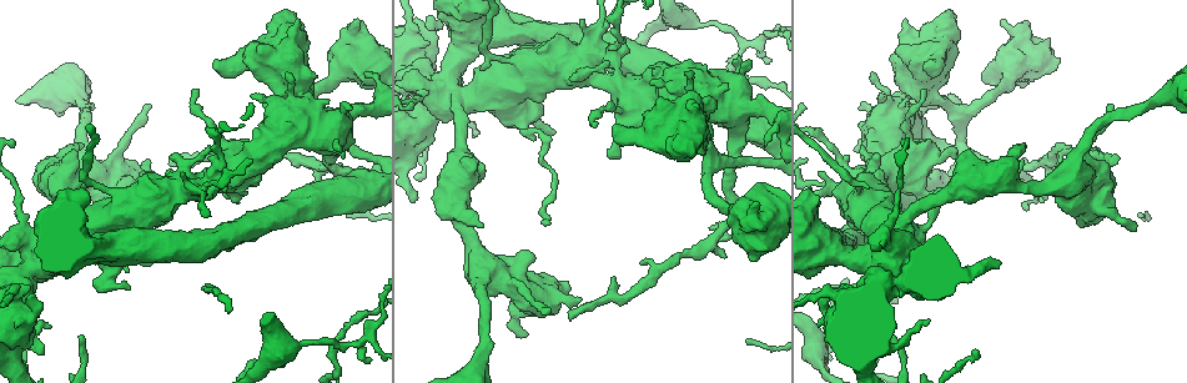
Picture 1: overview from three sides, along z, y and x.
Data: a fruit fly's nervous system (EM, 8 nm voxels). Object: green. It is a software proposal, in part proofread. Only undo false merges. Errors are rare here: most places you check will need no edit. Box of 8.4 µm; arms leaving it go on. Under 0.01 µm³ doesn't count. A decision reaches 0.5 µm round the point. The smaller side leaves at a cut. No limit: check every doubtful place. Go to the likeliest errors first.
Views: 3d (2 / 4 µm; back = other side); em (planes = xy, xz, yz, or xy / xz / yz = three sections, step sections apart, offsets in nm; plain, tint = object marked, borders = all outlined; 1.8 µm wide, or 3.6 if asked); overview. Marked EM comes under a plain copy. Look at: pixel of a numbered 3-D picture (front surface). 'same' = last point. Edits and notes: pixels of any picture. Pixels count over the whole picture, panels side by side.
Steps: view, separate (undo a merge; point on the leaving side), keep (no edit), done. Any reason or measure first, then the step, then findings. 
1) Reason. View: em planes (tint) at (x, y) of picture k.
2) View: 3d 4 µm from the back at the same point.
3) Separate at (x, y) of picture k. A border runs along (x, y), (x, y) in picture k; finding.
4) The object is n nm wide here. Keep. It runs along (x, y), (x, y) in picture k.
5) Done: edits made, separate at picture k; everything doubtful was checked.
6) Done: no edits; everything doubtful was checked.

Thick turns thin. View: em 3.6 µm planes (tint) at (587, 76) of picture 1.

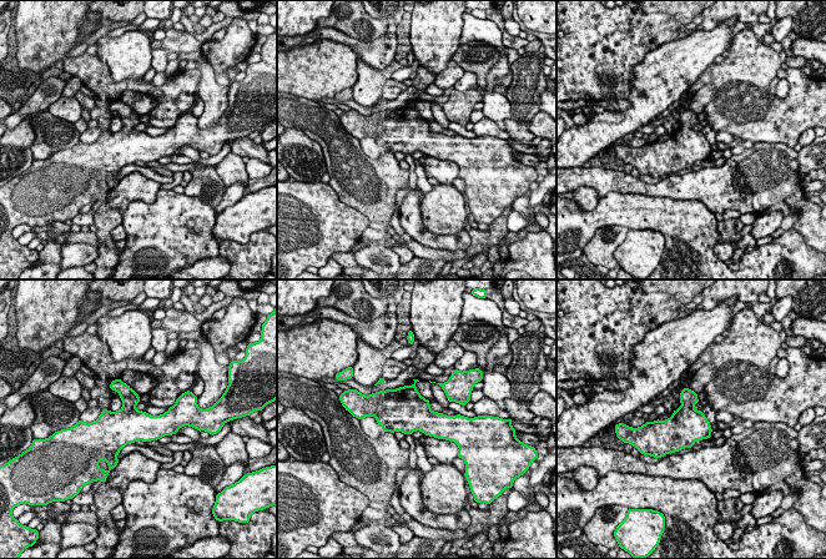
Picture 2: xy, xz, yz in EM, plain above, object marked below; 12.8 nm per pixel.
The object is 480 nm wide here. Keep. One neuron here.

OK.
Thin arm on a thick one. View: em planes (tint) at (604, 28) of picture 1.

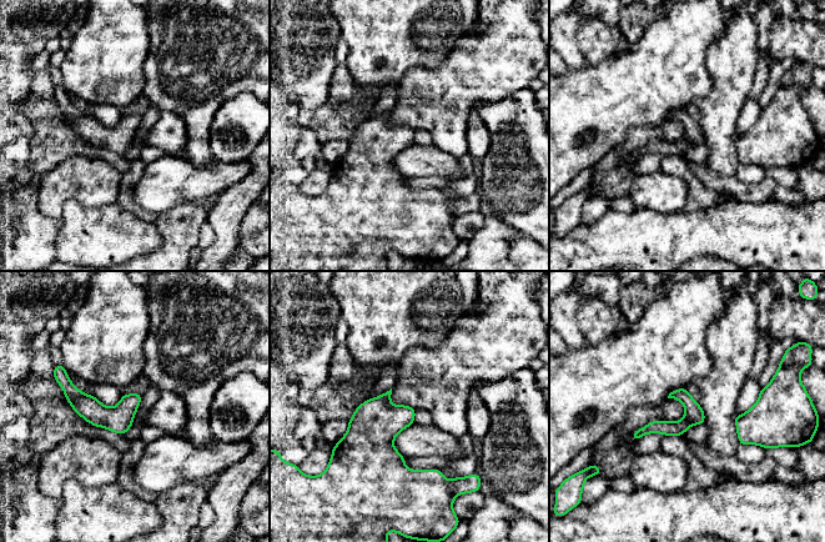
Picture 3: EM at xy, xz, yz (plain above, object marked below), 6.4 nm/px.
Keep. It runs along (63, 380), (97, 415), (127, 425) in picture 3; continuous, no second neuron.

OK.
Thick turns thin. View: 3d 4 µm at (455, 94) of picture 1.

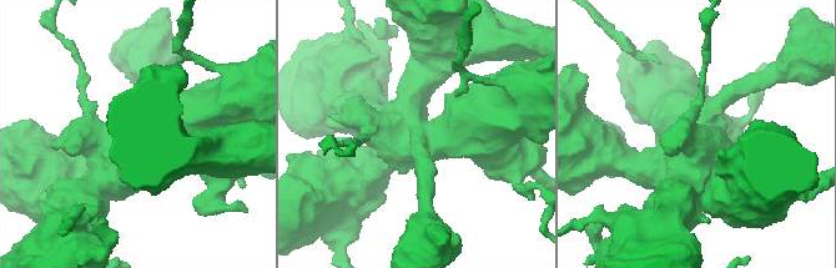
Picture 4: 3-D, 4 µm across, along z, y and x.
Shape alone is not enough. View: em planes (tint) at (408, 132) of picture 4.

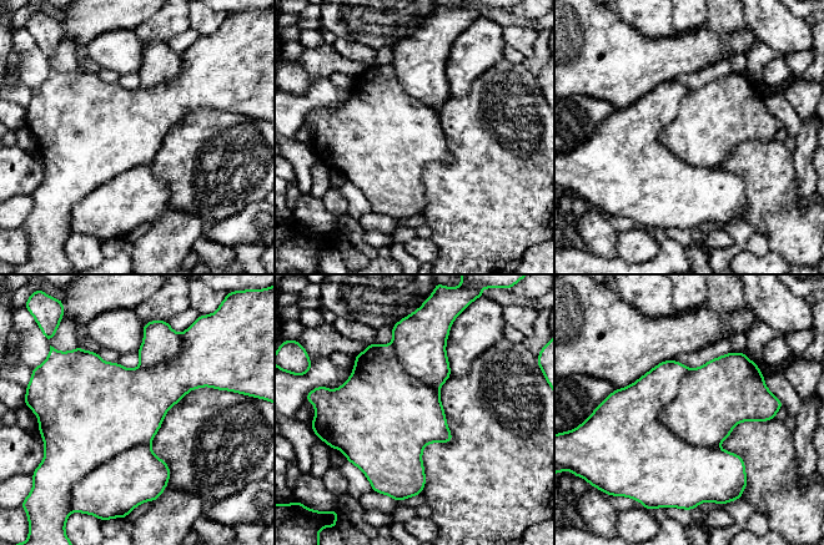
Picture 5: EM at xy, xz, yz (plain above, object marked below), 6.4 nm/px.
Keep. One neuron here.

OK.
Done: no edits; everything doubtful was checked.

